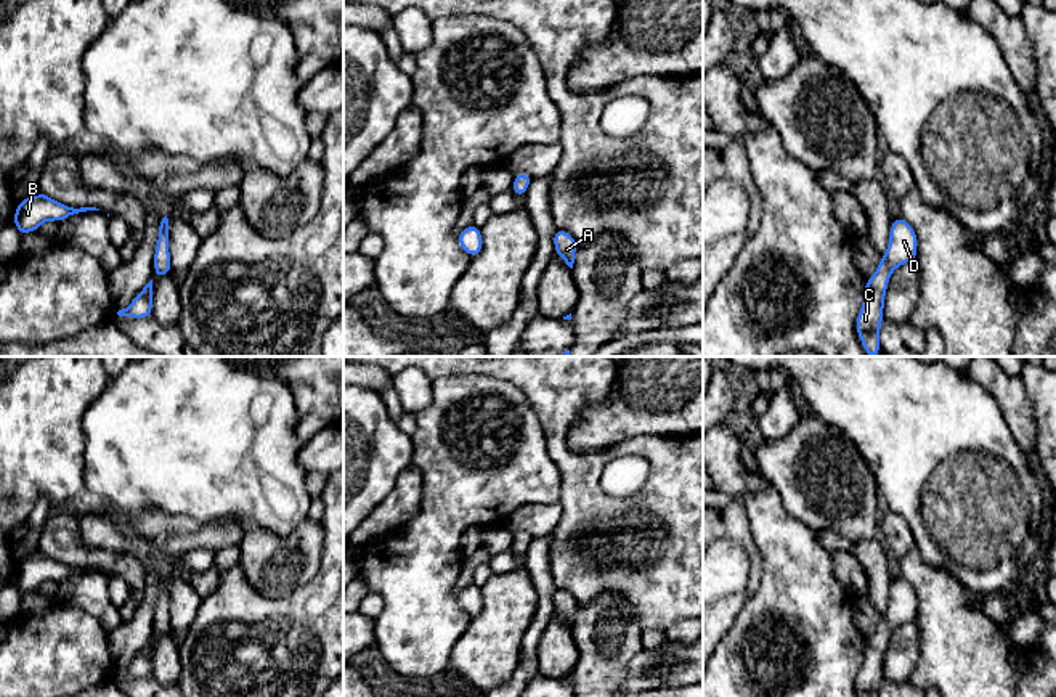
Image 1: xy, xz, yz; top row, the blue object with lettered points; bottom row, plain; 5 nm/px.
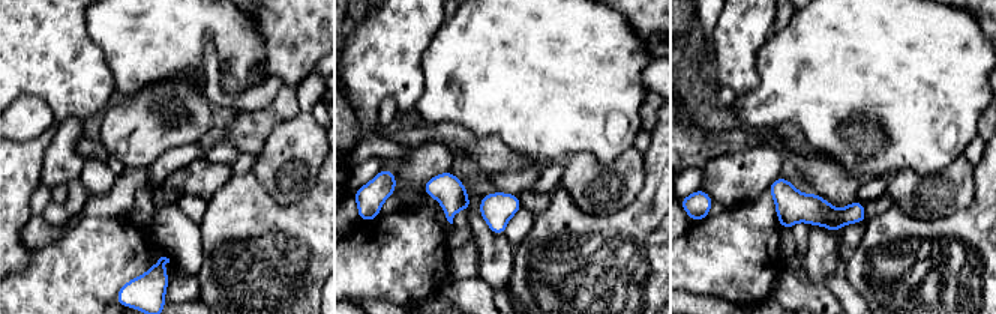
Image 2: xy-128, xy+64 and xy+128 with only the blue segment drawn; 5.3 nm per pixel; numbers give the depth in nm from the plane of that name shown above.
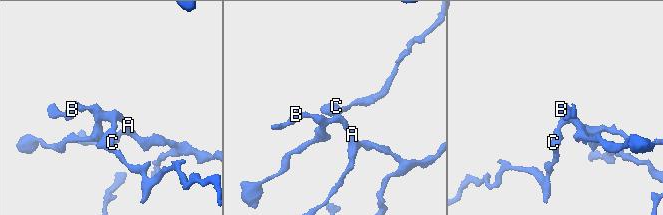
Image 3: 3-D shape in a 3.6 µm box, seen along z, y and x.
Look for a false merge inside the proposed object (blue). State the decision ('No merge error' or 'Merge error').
No merge error

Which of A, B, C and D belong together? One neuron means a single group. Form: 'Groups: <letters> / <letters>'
Groups: A B C D

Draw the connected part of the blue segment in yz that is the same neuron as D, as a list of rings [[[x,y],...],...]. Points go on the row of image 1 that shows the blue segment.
[[[904,217],[894,218],[887,251],[879,259],[875,275],[867,279],[863,304],[855,321],[857,334],[868,357],[883,352],[878,334],[883,326],[884,294],[891,273],[907,262],[916,262],[916,251],[918,239],[913,226]]]

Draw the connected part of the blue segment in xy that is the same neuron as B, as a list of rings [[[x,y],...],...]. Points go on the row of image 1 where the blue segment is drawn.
[[[39,191],[32,198],[26,198],[21,202],[18,202],[16,214],[11,223],[19,230],[21,236],[26,236],[30,231],[37,231],[39,226],[47,220],[55,220],[59,223],[74,214],[87,210],[100,209],[96,207],[74,209]]]

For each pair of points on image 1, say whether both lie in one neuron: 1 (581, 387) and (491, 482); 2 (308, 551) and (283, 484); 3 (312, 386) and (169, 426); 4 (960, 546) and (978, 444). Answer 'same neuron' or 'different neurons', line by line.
1: different neurons
2: different neurons
3: different neurons
4: same neuron

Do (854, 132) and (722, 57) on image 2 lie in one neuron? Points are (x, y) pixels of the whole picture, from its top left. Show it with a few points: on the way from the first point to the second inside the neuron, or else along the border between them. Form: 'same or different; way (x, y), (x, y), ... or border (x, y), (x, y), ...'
different; border (765, 44), (756, 56), (758, 83), (737, 96)

